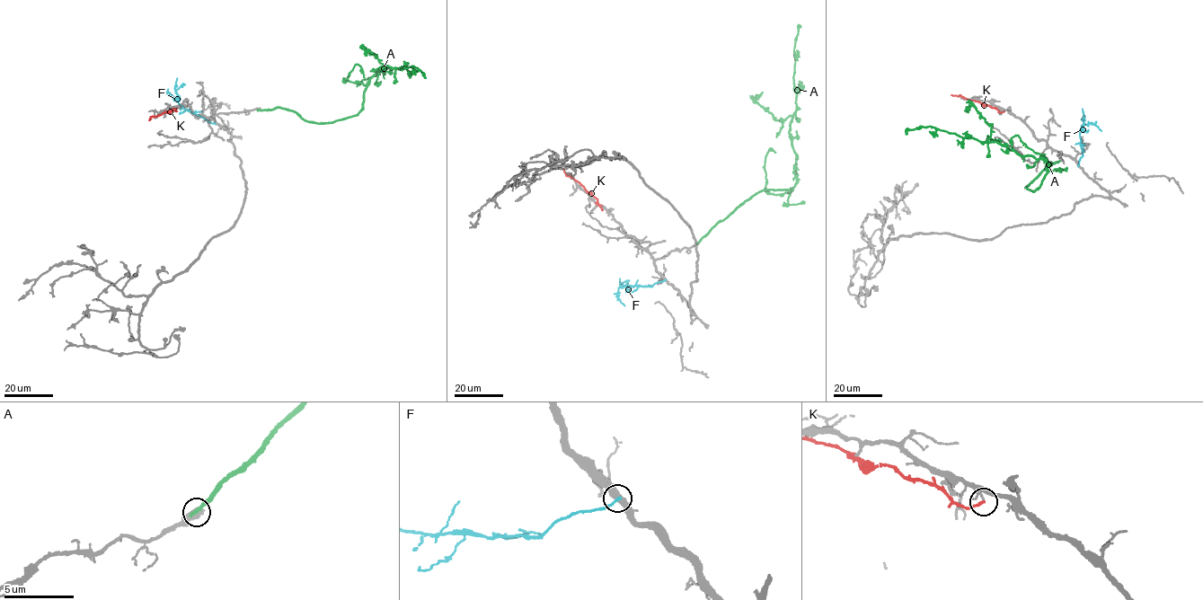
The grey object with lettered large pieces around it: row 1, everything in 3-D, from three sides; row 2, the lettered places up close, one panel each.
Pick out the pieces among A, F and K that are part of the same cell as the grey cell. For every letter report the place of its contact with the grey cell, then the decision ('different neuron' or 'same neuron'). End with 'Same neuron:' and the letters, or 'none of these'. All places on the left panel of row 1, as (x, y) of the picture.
A: meets grey at (258, 110); different neuron
F: meets grey at (215, 123); different neuron
K: meets grey at (176, 108); different neuron
Same neuron: none of these

